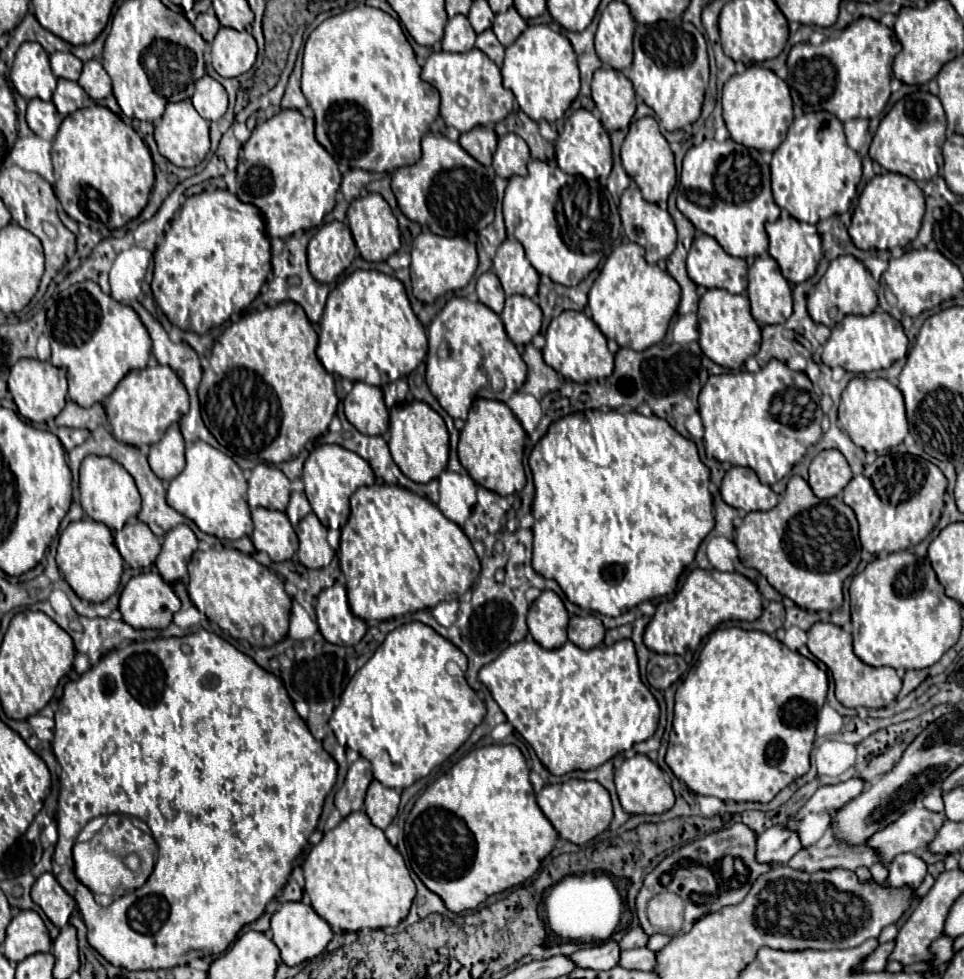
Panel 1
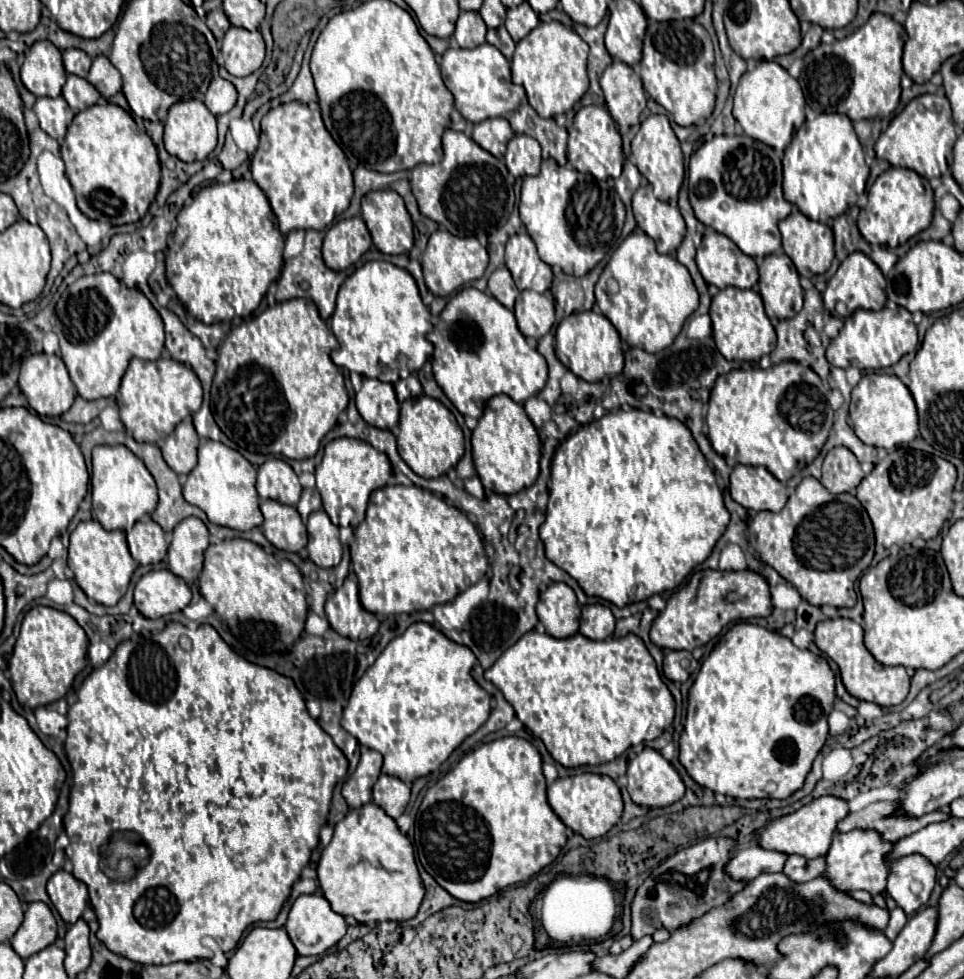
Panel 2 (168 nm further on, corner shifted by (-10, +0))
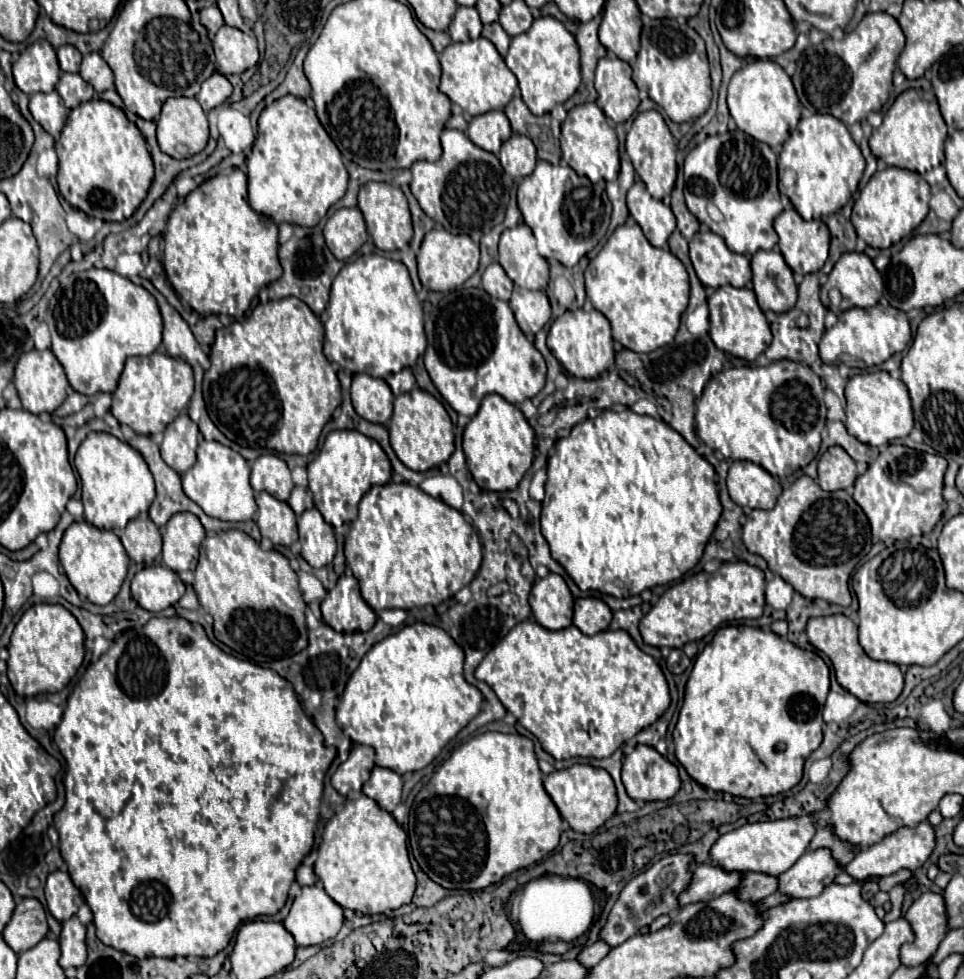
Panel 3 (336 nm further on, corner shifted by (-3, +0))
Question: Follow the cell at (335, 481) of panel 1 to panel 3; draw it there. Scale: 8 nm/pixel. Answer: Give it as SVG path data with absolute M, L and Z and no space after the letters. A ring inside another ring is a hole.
M331 431L317 457L307 465L309 489L315 499L315 507L321 511L323 519L341 527L357 517L357 505L361 497L373 485L385 485L391 481L391 463L377 441L363 437L359 431Z

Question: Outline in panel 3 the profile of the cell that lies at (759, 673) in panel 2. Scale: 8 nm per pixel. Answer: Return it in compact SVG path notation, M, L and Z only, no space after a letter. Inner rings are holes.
M725 625L697 655L687 679L683 707L673 731L675 757L691 779L713 791L757 799L779 795L803 777L805 759L823 741L821 711L829 693L829 667L815 651L805 651L771 631Z

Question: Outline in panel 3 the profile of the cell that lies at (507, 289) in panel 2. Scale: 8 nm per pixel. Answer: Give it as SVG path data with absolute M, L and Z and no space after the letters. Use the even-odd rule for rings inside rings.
M491 263L481 279L481 287L491 293L493 297L501 299L501 301L509 301L511 291L513 291L513 283L507 277L507 273L503 271L503 267L499 263Z

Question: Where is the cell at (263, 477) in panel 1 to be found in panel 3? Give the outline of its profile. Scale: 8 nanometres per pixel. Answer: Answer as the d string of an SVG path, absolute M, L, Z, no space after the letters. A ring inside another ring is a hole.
M261 455L251 467L251 487L261 493L267 491L279 501L287 501L293 491L291 471L287 463L277 455Z

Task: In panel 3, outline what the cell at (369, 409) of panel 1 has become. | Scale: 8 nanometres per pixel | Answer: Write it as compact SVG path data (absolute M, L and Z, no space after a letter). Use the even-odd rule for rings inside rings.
M367 373L353 375L351 401L359 417L371 423L385 425L393 413L393 393L383 379L373 379Z

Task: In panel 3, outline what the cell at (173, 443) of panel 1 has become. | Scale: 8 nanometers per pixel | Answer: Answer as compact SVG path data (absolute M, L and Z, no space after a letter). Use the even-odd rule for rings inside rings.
M183 411L171 425L165 429L165 437L161 443L163 461L183 475L187 469L195 465L195 449L197 449L197 425Z

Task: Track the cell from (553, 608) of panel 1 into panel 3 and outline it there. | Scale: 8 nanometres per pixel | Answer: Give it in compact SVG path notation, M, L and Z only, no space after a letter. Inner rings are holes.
M549 573L545 579L537 579L529 605L535 621L549 631L565 629L573 621L573 597L561 575Z

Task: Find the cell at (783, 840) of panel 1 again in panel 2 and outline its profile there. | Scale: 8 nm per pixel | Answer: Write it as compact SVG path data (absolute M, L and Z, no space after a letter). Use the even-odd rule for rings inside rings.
M736 841L734 857L730 865L726 865L726 875L734 877L734 881L752 881L760 873L778 873L782 871L786 855L766 851L760 845L750 845L740 849L740 841Z

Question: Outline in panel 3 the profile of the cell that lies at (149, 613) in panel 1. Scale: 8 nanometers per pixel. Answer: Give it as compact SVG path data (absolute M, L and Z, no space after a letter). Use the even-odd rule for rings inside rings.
M145 567L131 581L131 597L153 613L173 607L183 593L183 581L167 567Z

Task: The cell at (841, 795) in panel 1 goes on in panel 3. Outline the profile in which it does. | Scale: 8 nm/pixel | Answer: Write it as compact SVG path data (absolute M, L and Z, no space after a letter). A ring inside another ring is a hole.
M815 815L787 817L763 823L747 823L727 835L721 835L711 847L713 865L721 865L727 871L761 871L771 875L781 875L809 849L809 843L817 831Z

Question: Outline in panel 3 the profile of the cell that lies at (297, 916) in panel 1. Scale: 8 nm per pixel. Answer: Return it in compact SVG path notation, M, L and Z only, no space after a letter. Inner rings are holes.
M319 885L301 887L301 895L295 897L283 927L293 935L299 947L319 945L333 939L343 925L343 909L331 901L325 889Z

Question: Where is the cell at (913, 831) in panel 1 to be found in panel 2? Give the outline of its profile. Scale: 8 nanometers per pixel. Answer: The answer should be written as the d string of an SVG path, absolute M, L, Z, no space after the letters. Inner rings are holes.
M848 831L848 833L838 833L832 839L832 845L826 853L826 871L822 877L834 885L838 891L854 891L854 889L864 889L870 895L878 895L880 891L886 889L886 877L888 877L888 861L884 855L890 851L890 843L882 841L882 837L876 831Z

